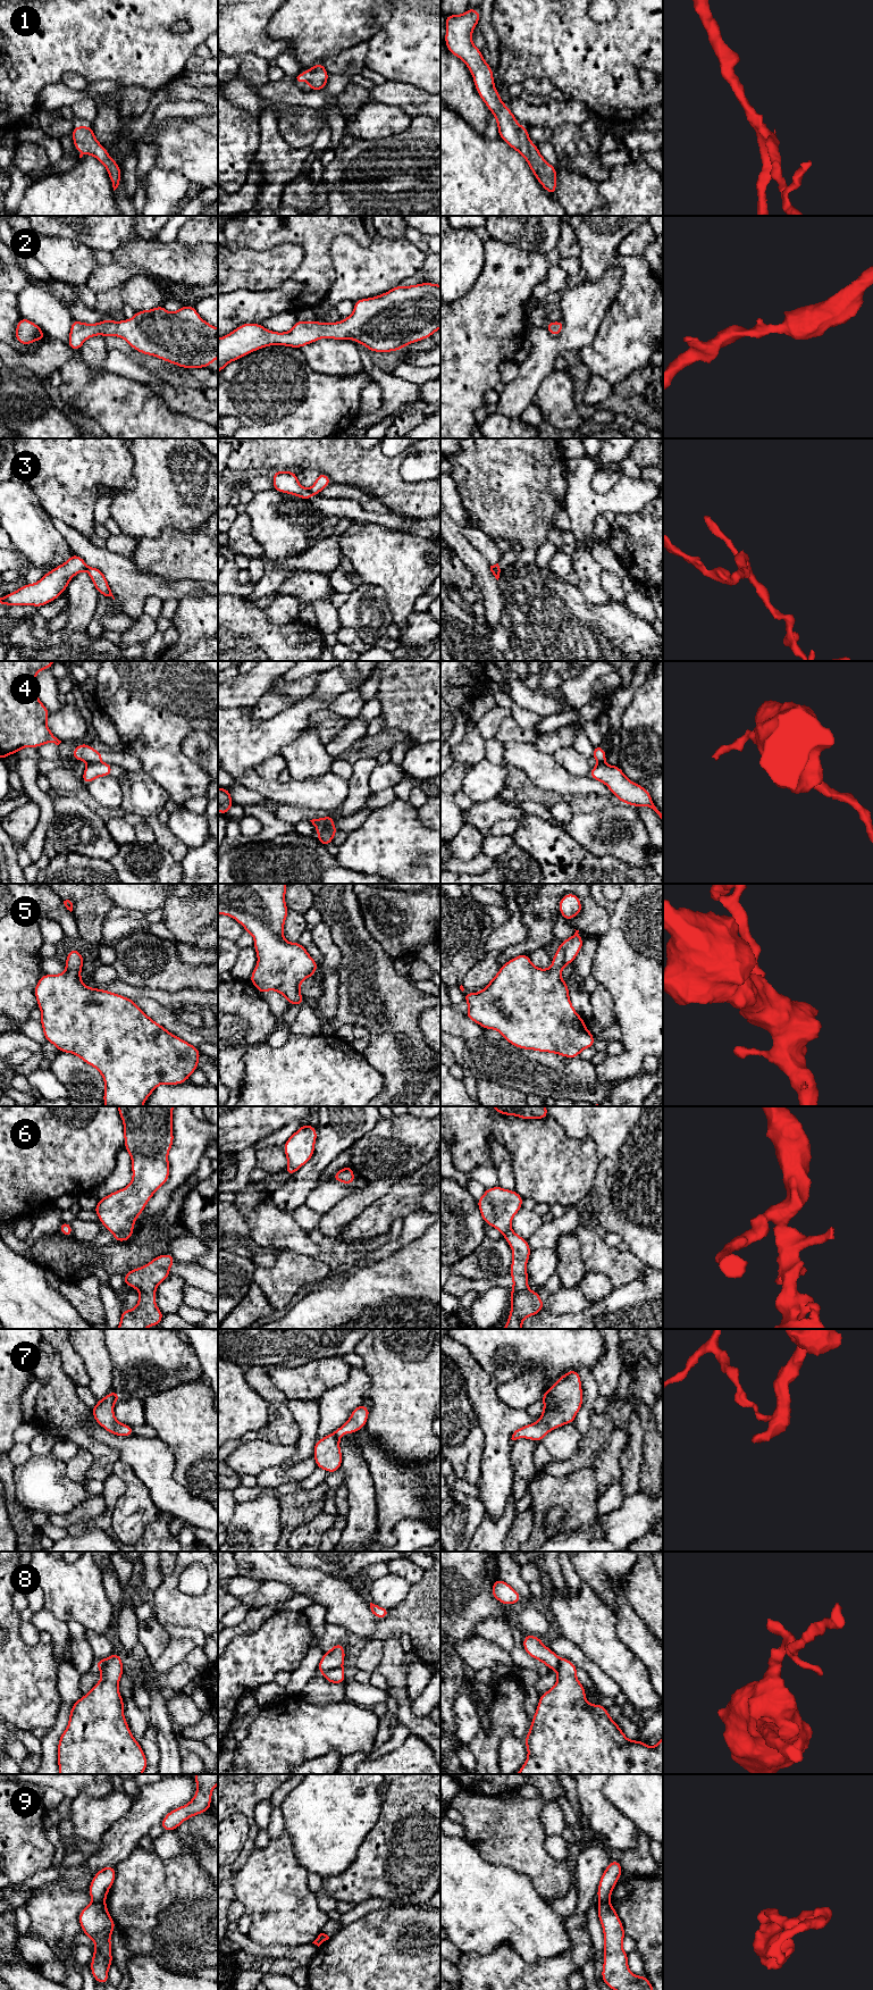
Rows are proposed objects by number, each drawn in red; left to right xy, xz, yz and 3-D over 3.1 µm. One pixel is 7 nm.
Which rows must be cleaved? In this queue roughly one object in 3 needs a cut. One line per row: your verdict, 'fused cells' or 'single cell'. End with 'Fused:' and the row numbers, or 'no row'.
1: single cell
2: single cell
3: fused cells
4: fused cells
5: single cell
6: fused cells
7: fused cells
8: fused cells
9: fused cells
Fused: 3, 4, 6, 7, 8, 9

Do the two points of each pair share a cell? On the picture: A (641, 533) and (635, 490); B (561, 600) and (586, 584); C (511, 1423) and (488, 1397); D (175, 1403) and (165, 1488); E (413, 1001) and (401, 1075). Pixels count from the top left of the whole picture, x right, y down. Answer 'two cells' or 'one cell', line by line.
A: two cells
B: two cells
C: one cell
D: two cells
E: one cell

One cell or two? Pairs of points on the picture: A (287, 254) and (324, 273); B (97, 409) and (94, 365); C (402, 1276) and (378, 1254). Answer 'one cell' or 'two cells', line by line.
A: two cells
B: two cells
C: two cells

